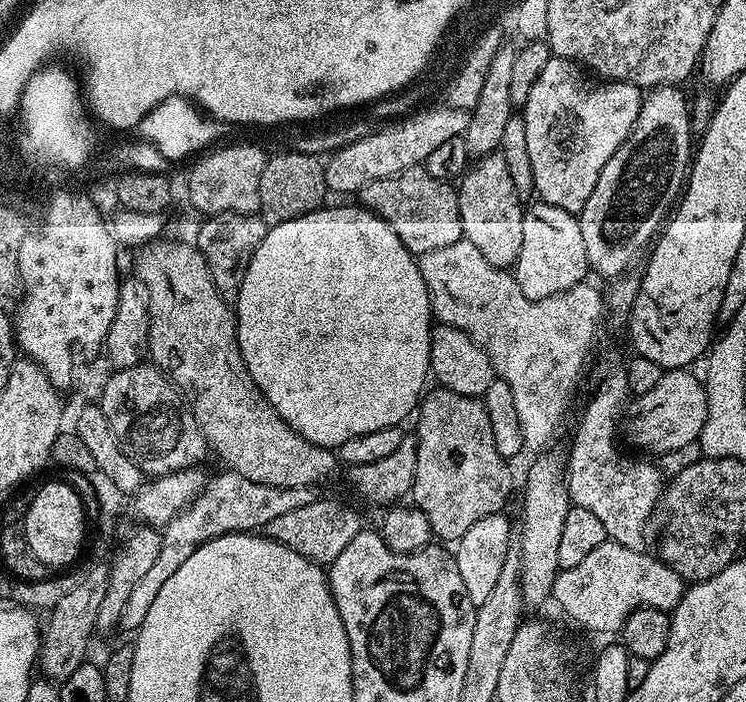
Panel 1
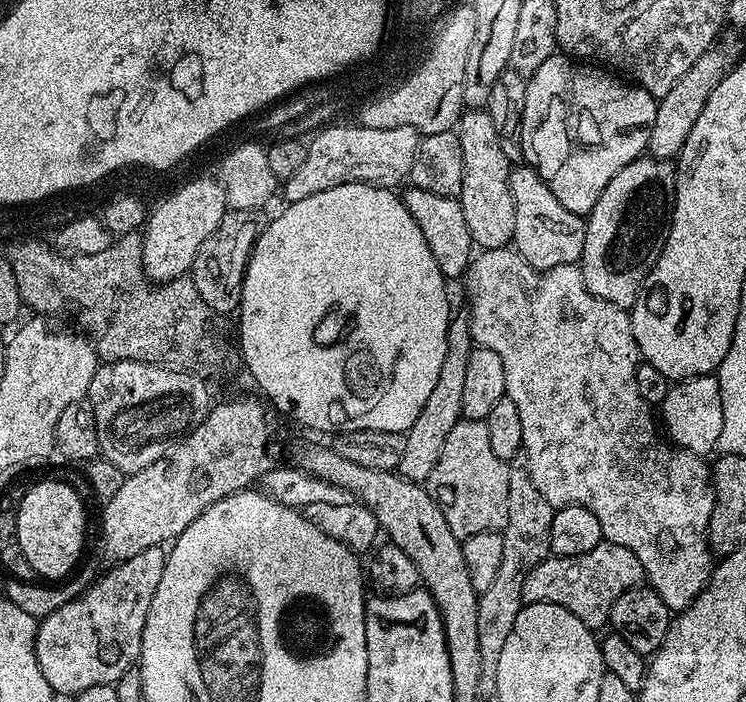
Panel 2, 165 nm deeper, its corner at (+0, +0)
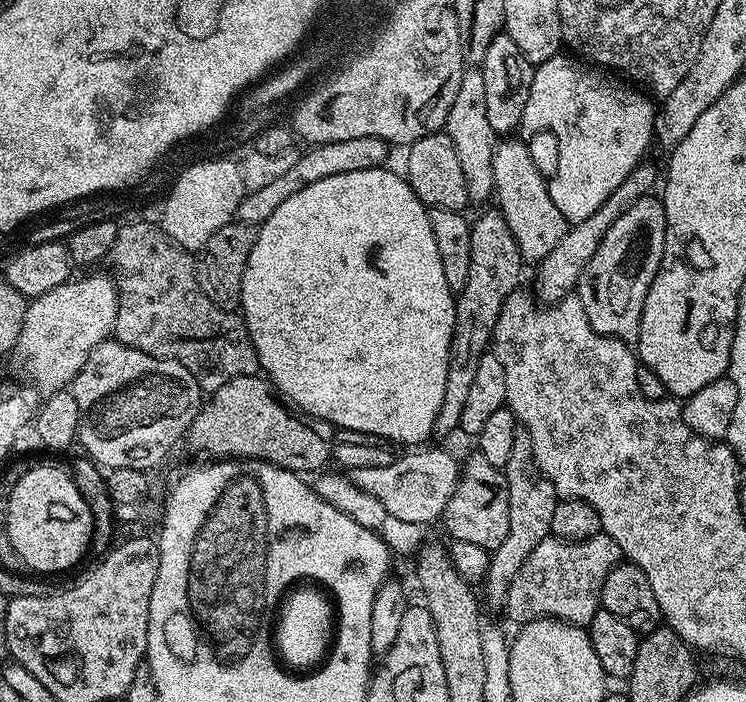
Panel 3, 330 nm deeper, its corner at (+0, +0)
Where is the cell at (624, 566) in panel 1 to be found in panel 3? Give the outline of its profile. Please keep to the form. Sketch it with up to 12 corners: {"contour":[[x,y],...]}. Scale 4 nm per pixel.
{"contour":[[618,542],[534,546],[508,591],[519,622],[587,626]]}

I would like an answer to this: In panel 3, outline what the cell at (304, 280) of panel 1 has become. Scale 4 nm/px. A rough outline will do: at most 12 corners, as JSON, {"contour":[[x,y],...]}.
{"contour":[[381,166],[259,225],[239,311],[299,411],[423,445],[456,296]]}

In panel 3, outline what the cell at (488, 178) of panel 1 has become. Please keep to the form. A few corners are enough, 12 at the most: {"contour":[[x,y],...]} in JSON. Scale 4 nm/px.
{"contour":[[465,71],[446,131],[473,205],[496,190],[486,82]]}

